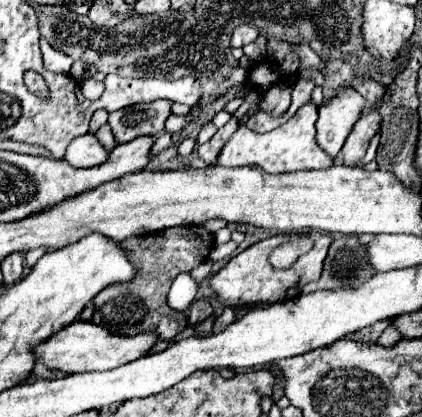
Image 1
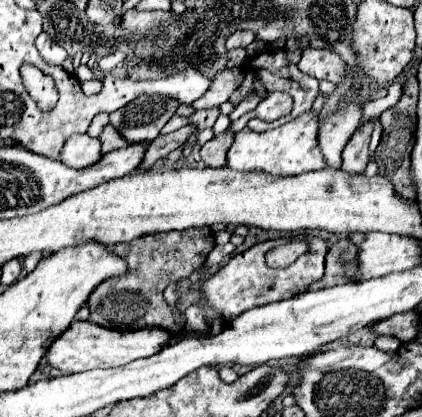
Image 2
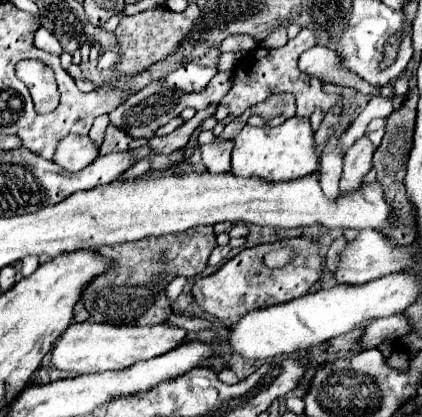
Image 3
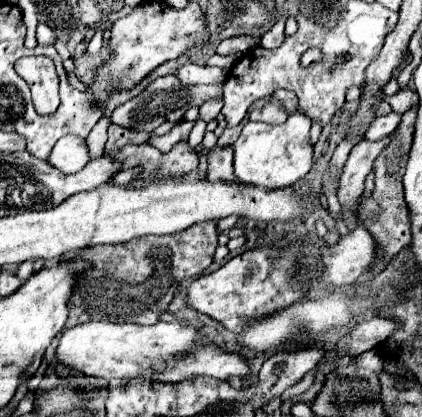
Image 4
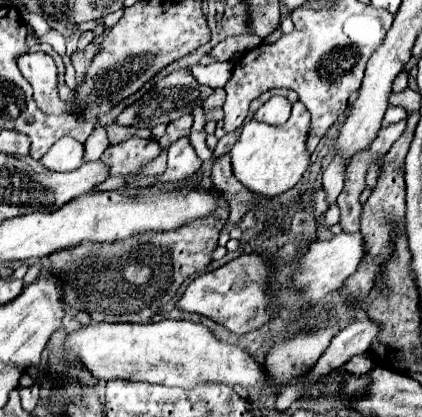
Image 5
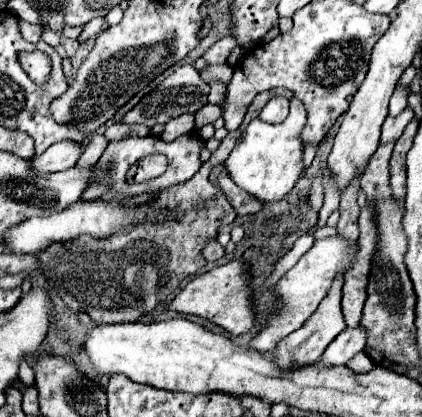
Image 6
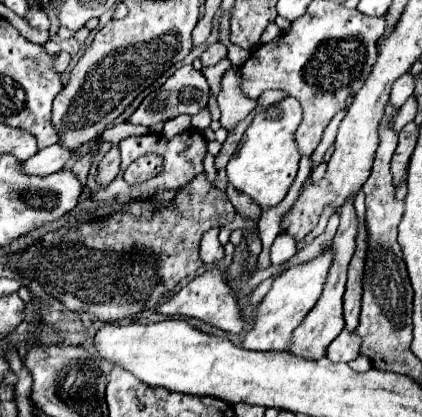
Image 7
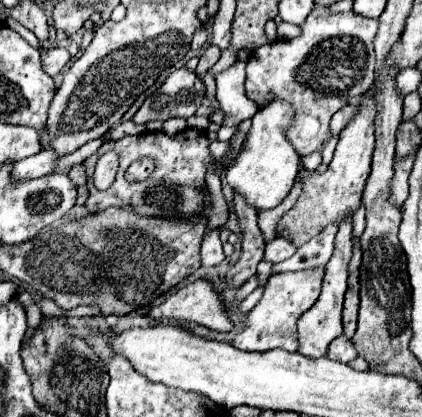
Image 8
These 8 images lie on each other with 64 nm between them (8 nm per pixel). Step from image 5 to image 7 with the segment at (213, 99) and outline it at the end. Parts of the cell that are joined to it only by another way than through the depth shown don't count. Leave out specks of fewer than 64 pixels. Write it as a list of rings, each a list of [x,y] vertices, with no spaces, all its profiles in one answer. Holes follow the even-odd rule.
[[[225,56],[219,63],[214,66],[205,67],[201,71],[204,74],[205,78],[210,87],[210,93],[217,97],[220,93],[220,82],[224,72],[231,68],[230,60]]]

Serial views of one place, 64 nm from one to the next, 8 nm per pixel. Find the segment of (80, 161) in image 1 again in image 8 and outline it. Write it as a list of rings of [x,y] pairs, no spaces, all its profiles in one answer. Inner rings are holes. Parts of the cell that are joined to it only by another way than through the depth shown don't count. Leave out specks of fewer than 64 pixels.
[[[40,150],[36,156],[18,160],[12,166],[12,182],[18,184],[22,180],[32,180],[50,174],[54,170],[54,164],[56,164],[56,156],[52,156],[52,152],[48,150]]]

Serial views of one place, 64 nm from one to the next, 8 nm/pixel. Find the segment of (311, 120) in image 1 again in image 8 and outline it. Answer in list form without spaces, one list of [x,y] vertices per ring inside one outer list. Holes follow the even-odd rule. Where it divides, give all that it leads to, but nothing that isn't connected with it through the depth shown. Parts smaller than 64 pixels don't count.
[[[272,100],[268,106],[258,110],[252,118],[252,130],[246,136],[240,156],[226,172],[226,180],[234,192],[244,196],[244,200],[256,210],[276,208],[294,186],[296,174],[300,170],[300,156],[284,136],[284,128],[288,128],[292,122],[292,116],[292,104],[284,100]]]

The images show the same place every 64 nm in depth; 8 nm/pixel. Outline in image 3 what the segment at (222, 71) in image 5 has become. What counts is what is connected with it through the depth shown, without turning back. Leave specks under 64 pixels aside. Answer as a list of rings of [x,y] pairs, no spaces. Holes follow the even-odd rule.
[[[190,62],[190,64],[180,66],[172,74],[168,74],[166,82],[170,88],[178,88],[182,92],[196,92],[204,88],[216,74],[218,74],[218,68],[202,68]]]

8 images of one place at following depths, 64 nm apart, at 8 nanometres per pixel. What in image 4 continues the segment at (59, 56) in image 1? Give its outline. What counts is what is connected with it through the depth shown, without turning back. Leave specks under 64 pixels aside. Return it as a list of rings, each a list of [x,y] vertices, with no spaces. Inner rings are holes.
[[[38,22],[38,26],[36,26],[36,38],[38,38],[38,44],[48,44],[48,46],[52,46],[56,34],[52,32],[52,28],[50,28],[48,24]]]

